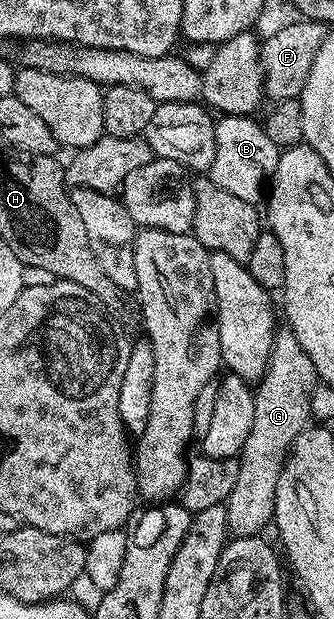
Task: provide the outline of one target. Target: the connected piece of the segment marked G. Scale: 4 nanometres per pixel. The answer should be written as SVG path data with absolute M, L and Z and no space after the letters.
M287 328L278 329L273 336L265 375L255 386L255 420L236 463L235 486L224 503L229 533L233 538L260 535L261 529L273 522L275 488L289 458L289 450L295 444L295 436L310 425L311 396L318 383L315 364L311 364L311 356L303 352L303 344L295 340L295 332Z

